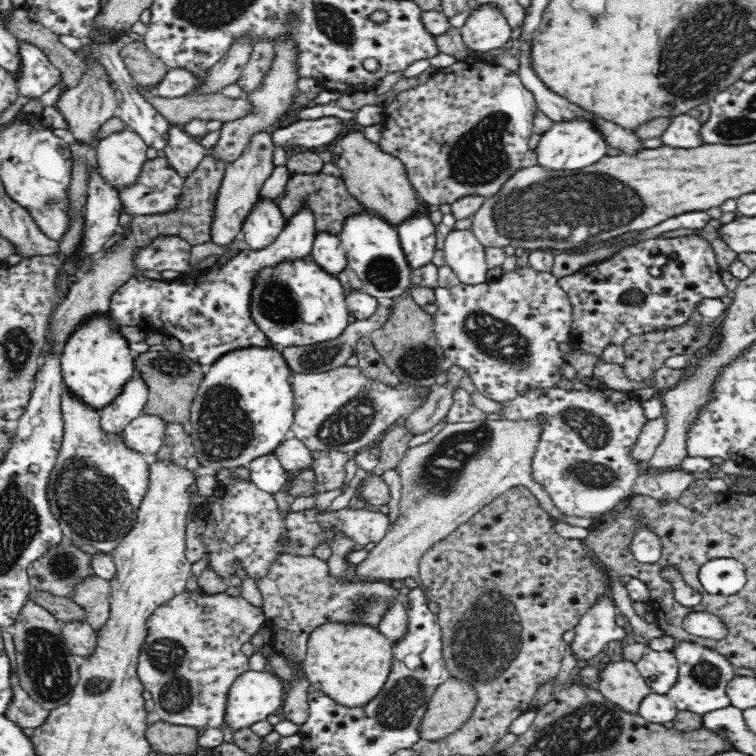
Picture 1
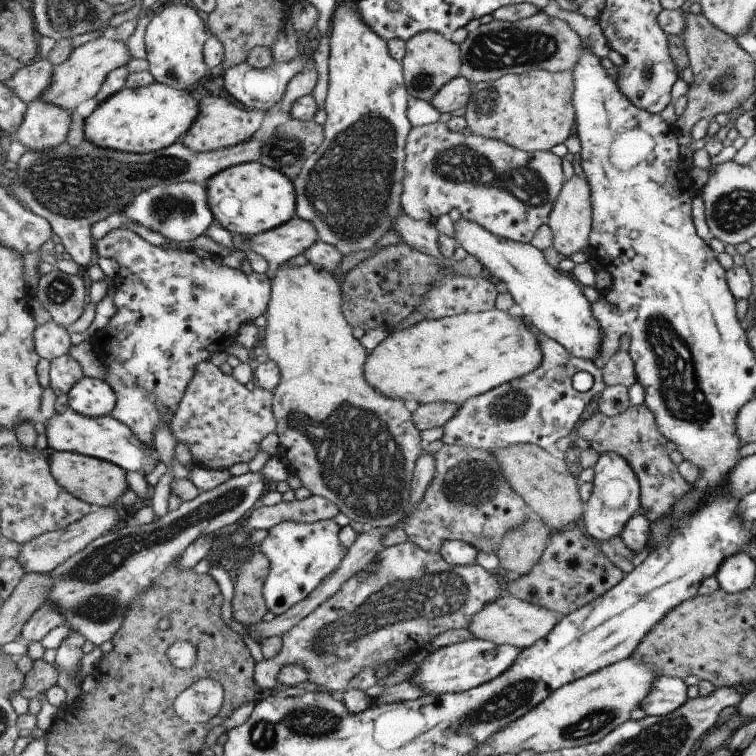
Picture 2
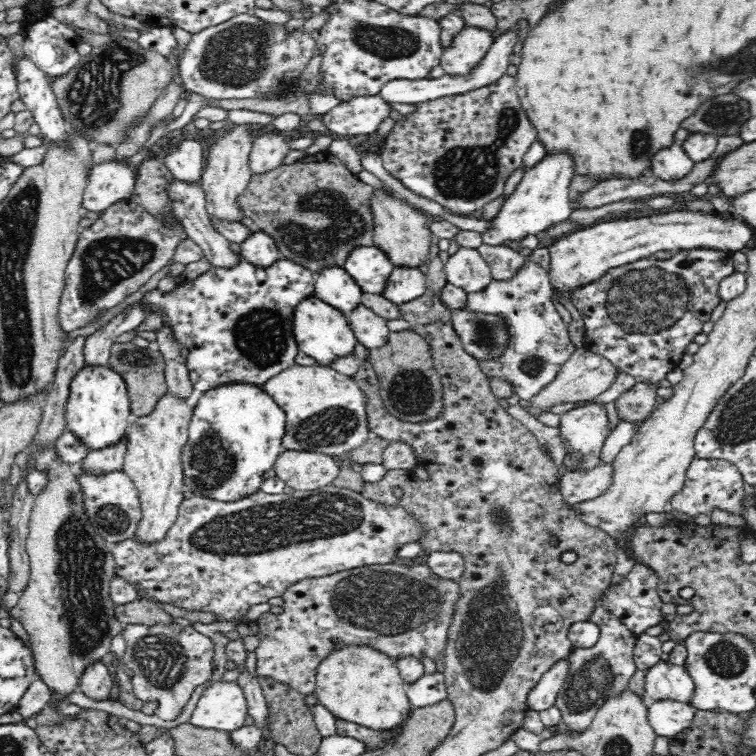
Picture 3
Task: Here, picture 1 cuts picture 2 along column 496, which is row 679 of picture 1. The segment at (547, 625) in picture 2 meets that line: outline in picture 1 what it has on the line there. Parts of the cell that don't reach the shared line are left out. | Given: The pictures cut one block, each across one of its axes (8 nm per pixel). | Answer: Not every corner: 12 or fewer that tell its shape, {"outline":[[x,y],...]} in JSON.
{"outline":[[627,660],[605,664],[596,688],[608,702],[639,714],[652,692]]}

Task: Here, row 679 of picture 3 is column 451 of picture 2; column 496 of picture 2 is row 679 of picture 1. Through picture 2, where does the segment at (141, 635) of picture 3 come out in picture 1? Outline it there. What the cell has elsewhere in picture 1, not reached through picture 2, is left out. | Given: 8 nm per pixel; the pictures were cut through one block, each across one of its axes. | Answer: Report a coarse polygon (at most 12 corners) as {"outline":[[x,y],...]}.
{"outline":[[198,588],[146,619],[137,675],[168,724],[224,722],[267,624]]}

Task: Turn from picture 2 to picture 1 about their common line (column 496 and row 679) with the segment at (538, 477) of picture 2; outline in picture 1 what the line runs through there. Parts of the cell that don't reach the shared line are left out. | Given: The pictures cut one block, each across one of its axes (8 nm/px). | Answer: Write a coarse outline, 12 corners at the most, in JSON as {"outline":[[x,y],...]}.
{"outline":[[469,684],[438,686],[418,725],[427,742],[445,740],[470,718]]}

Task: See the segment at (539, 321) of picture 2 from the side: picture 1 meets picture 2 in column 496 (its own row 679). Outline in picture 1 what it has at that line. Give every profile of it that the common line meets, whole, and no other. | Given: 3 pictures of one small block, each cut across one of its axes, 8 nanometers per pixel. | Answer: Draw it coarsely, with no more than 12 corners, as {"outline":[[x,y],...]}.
{"outline":[[248,669],[228,687],[224,722],[250,728],[280,713],[285,683]]}

